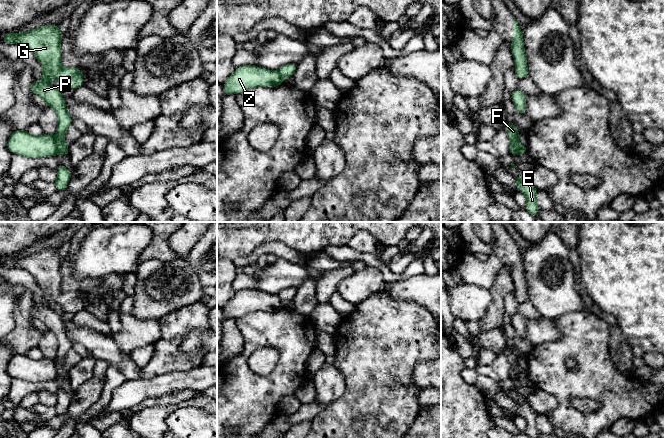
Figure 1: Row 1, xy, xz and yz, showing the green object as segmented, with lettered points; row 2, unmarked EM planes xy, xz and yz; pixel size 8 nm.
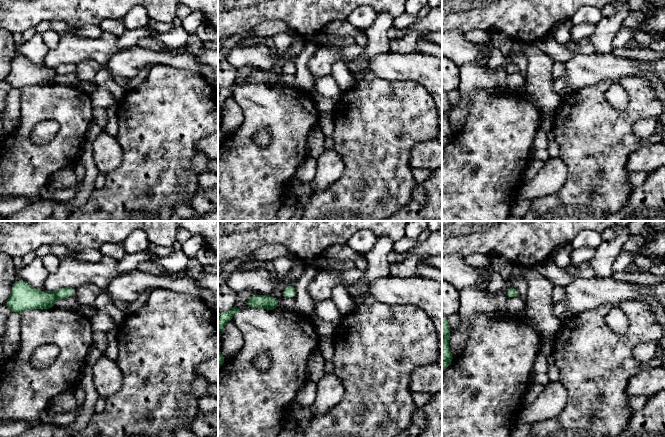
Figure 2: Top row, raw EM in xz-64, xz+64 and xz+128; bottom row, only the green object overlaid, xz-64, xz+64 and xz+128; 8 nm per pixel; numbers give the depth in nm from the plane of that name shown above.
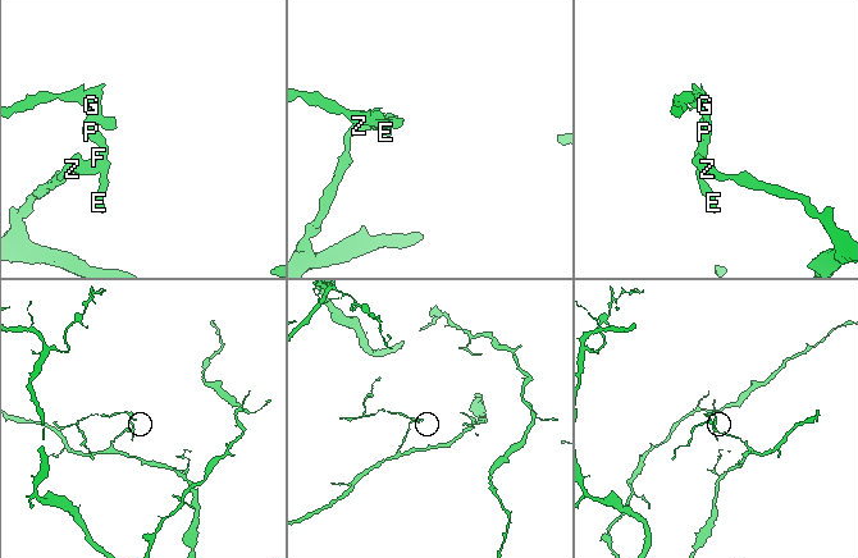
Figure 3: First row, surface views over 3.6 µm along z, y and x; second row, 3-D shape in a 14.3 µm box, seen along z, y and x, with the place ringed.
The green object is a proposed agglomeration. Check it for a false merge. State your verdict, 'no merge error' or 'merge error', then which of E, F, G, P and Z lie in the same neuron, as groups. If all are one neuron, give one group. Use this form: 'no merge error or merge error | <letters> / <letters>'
merge error | E F G P / Z

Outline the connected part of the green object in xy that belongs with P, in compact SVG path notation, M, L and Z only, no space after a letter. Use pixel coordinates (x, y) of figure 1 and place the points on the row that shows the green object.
M46 25L41 28L31 30L25 33L10 33L2 36L2 41L6 44L18 43L28 47L36 56L38 62L43 67L42 81L38 83L33 80L30 87L31 94L38 94L44 100L44 105L52 107L57 114L58 126L56 130L56 148L57 153L60 155L69 156L69 147L65 144L64 135L68 128L72 125L72 118L67 112L64 98L57 89L49 84L50 78L56 78L64 88L71 88L73 90L78 89L84 85L83 71L78 68L63 68L60 65L61 61L61 49L60 41L63 34L60 32L60 27L58 25Z

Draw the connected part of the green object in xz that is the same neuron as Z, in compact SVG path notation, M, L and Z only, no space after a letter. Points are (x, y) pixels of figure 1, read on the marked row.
M246 65L235 69L223 84L223 90L224 95L236 95L249 88L259 86L271 88L282 84L283 78L278 71Z

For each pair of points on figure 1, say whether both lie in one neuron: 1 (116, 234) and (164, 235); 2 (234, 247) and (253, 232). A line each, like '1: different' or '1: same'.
1: different
2: same

